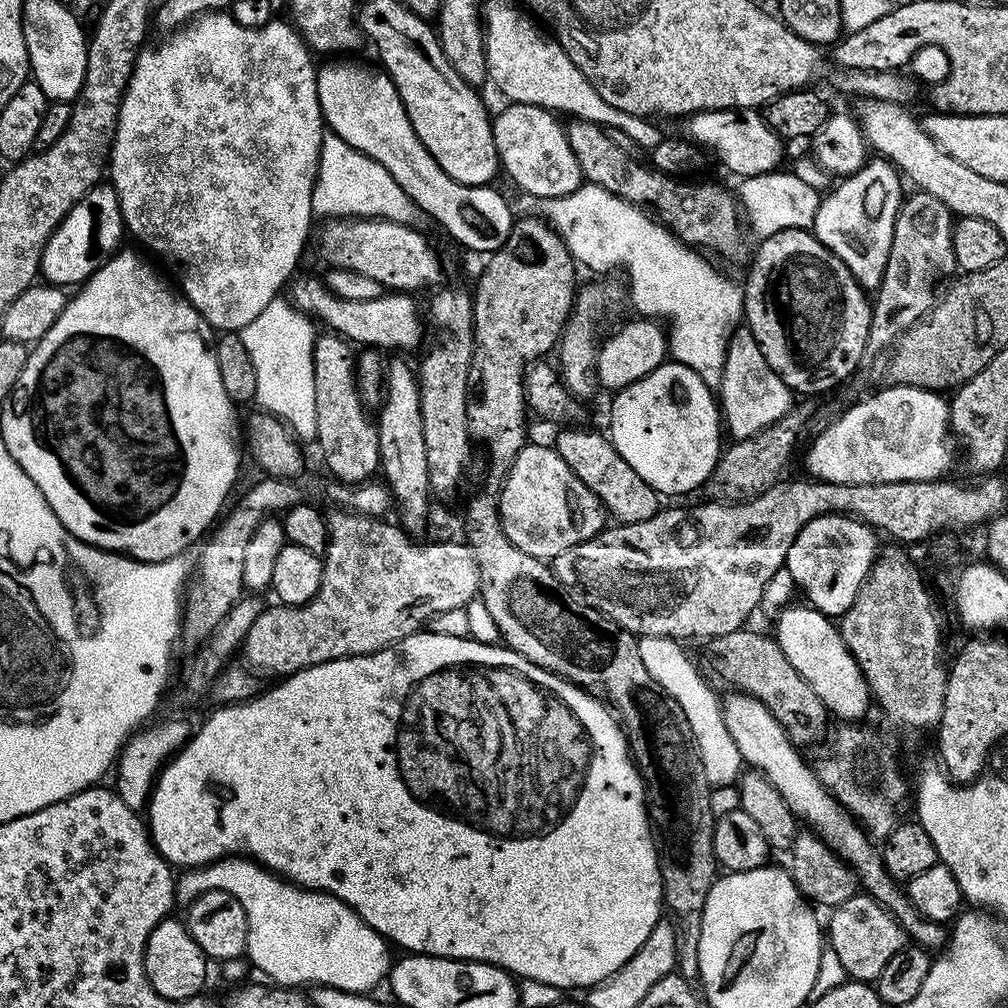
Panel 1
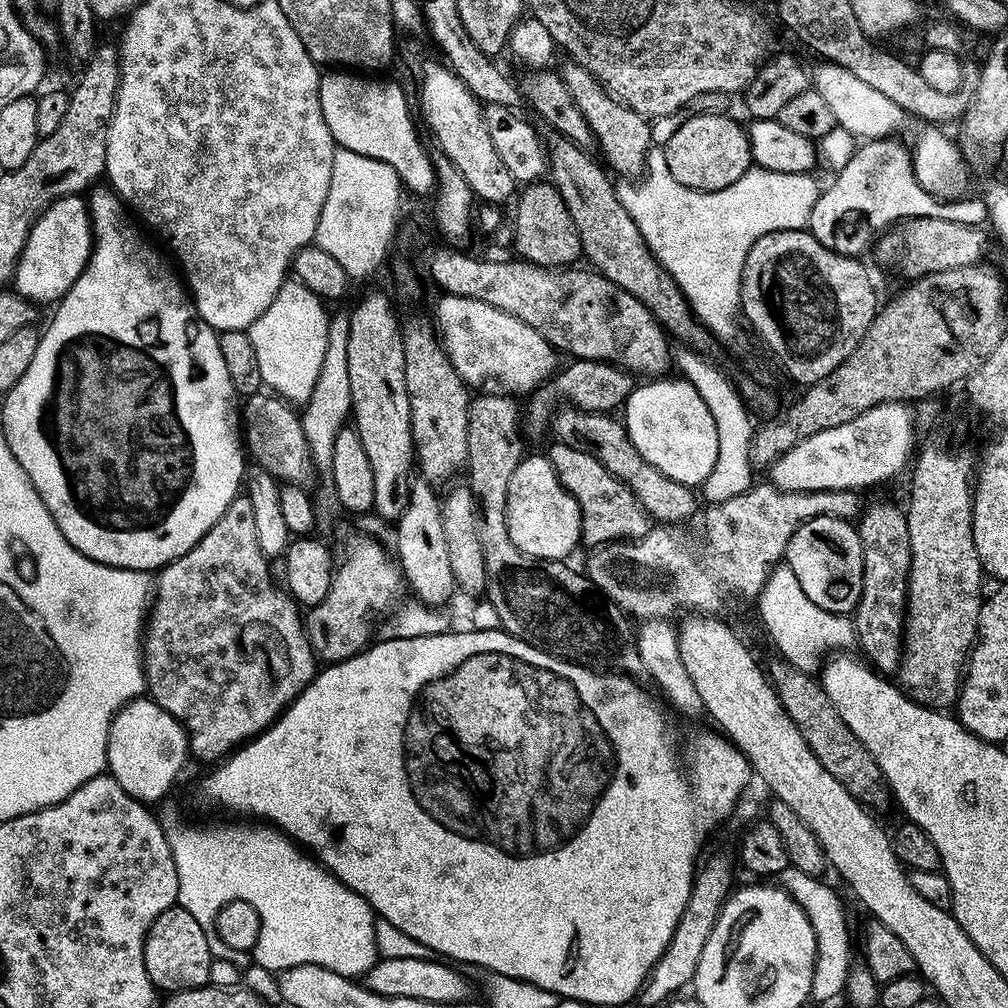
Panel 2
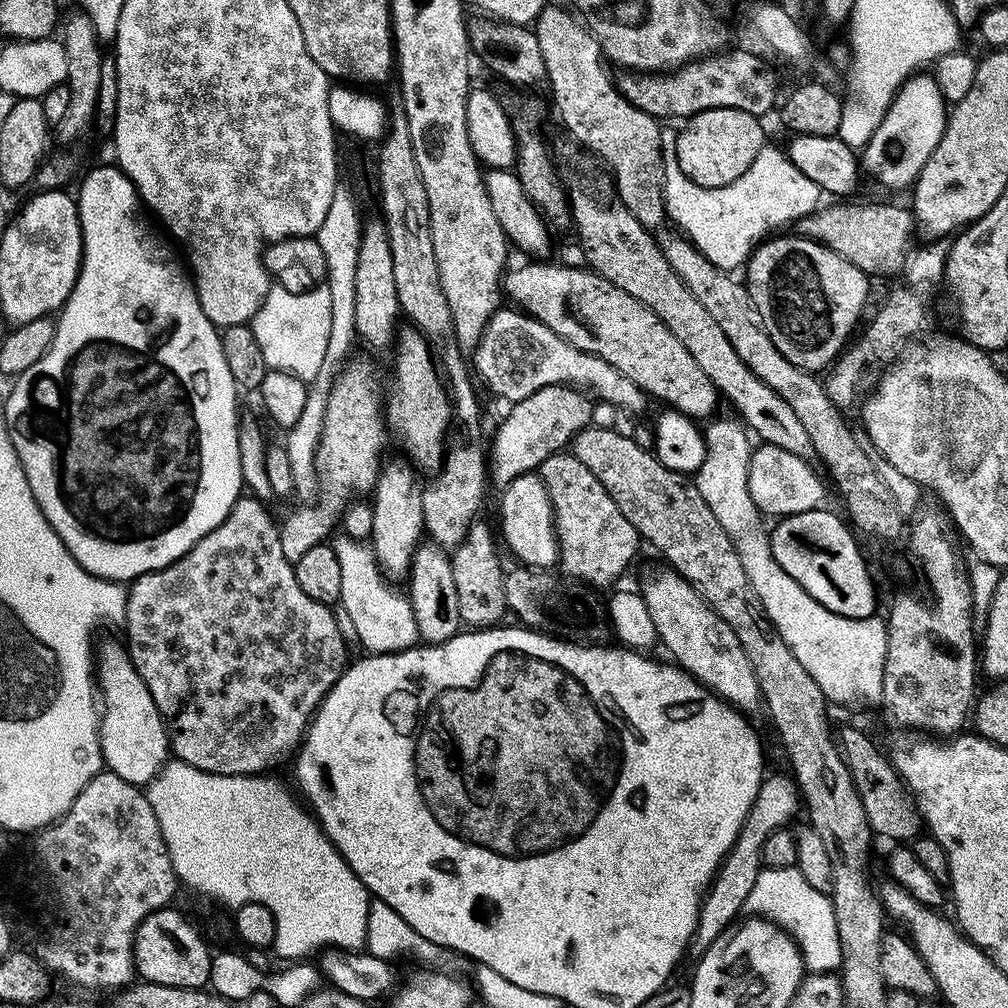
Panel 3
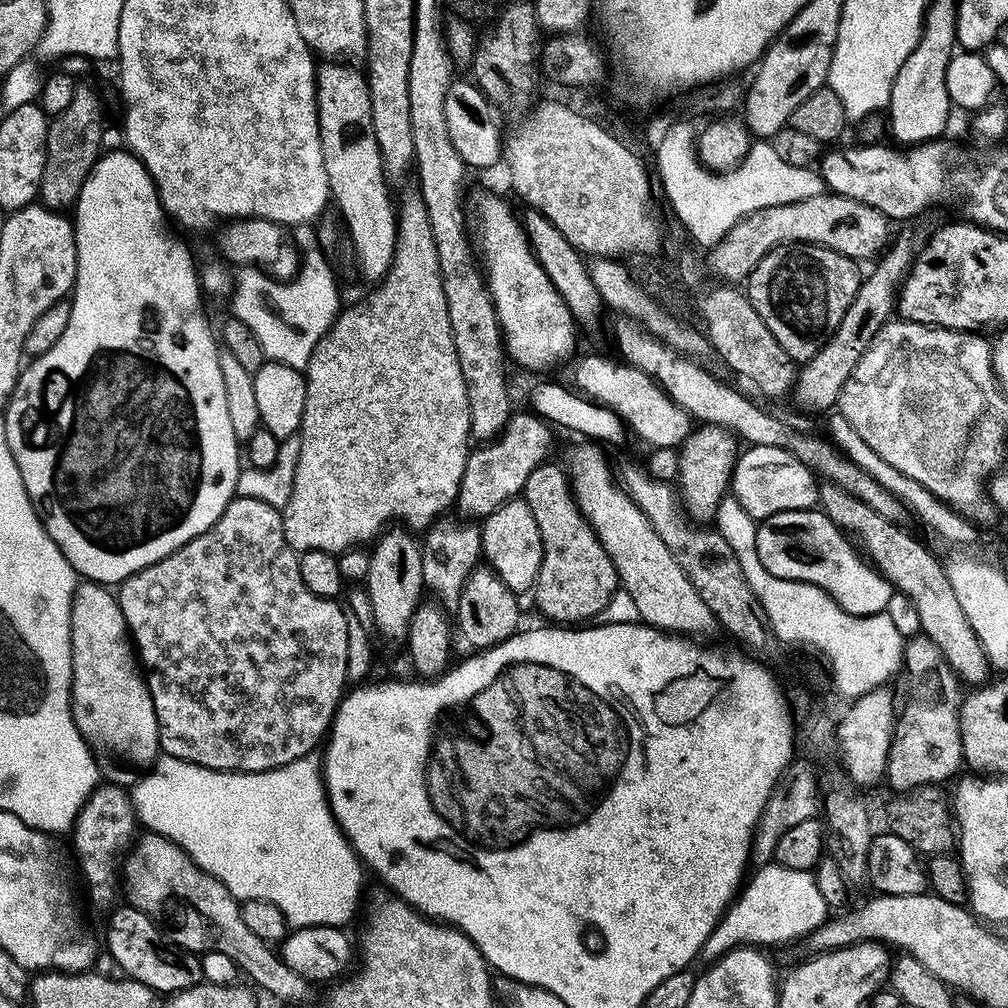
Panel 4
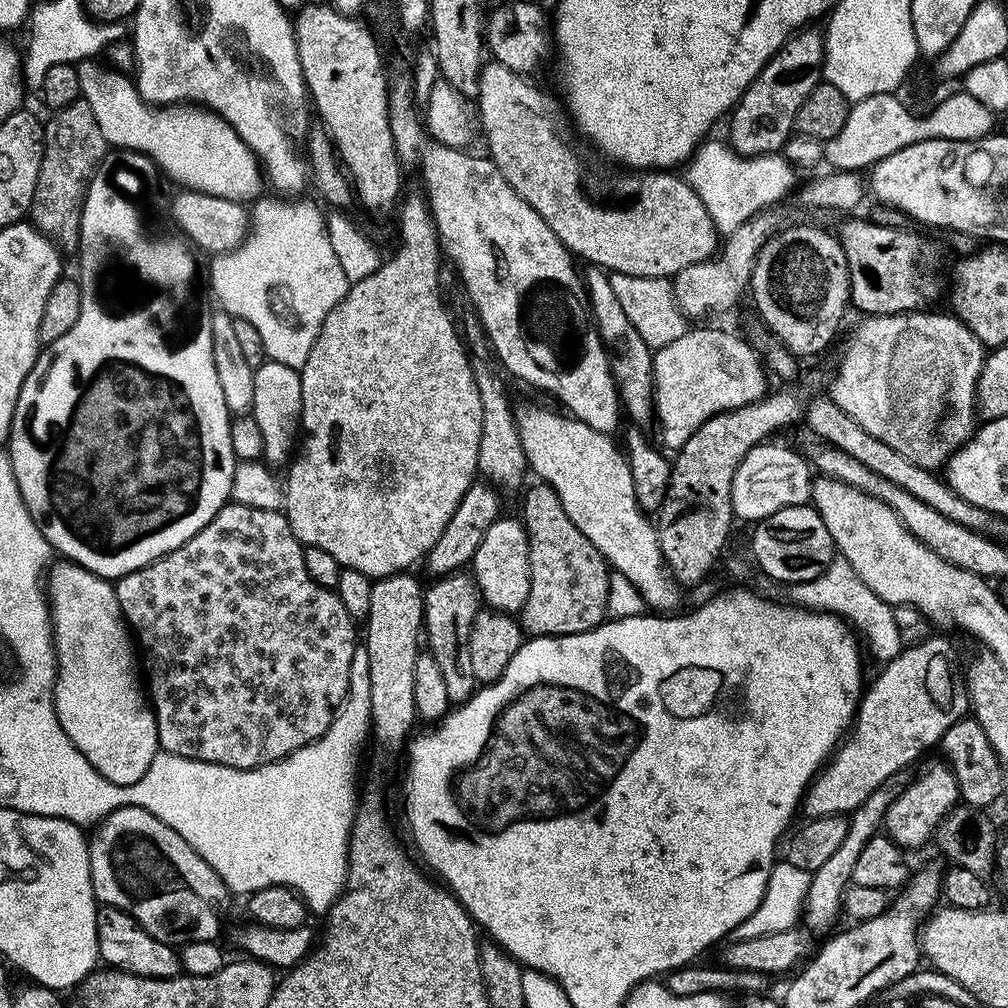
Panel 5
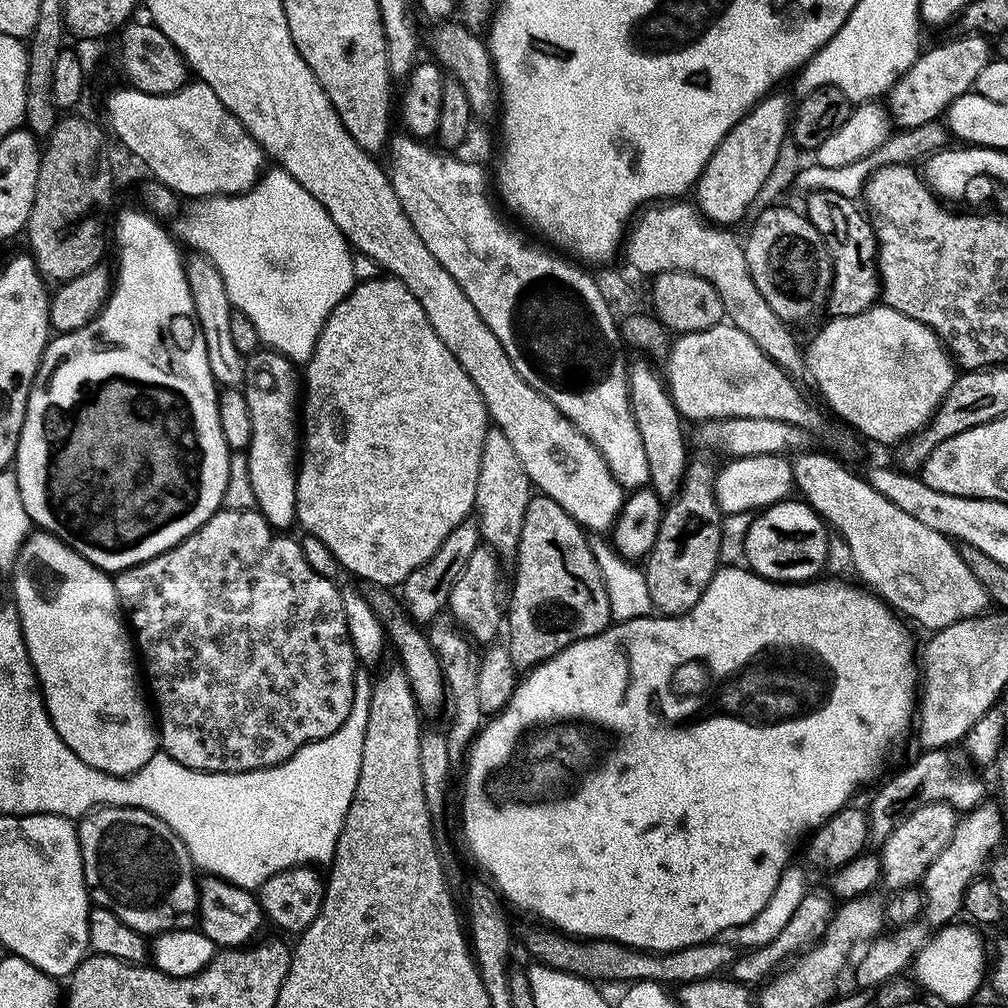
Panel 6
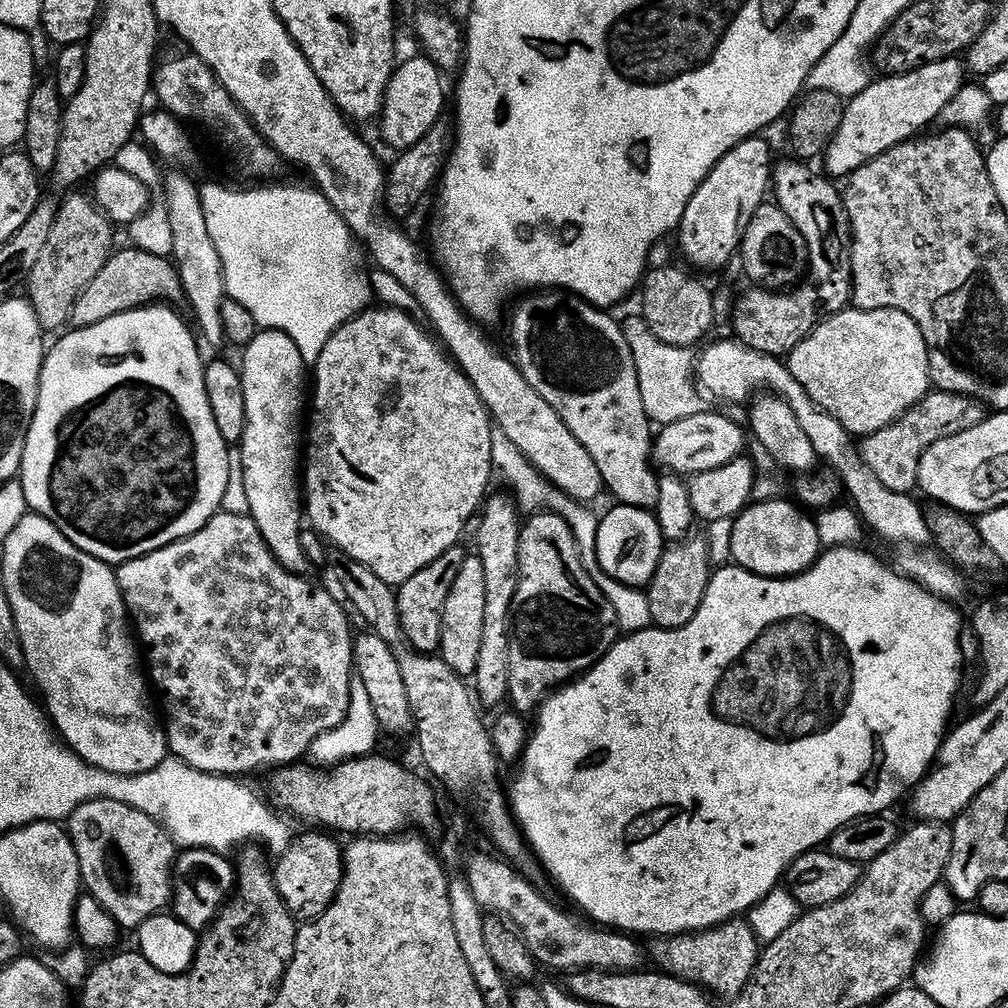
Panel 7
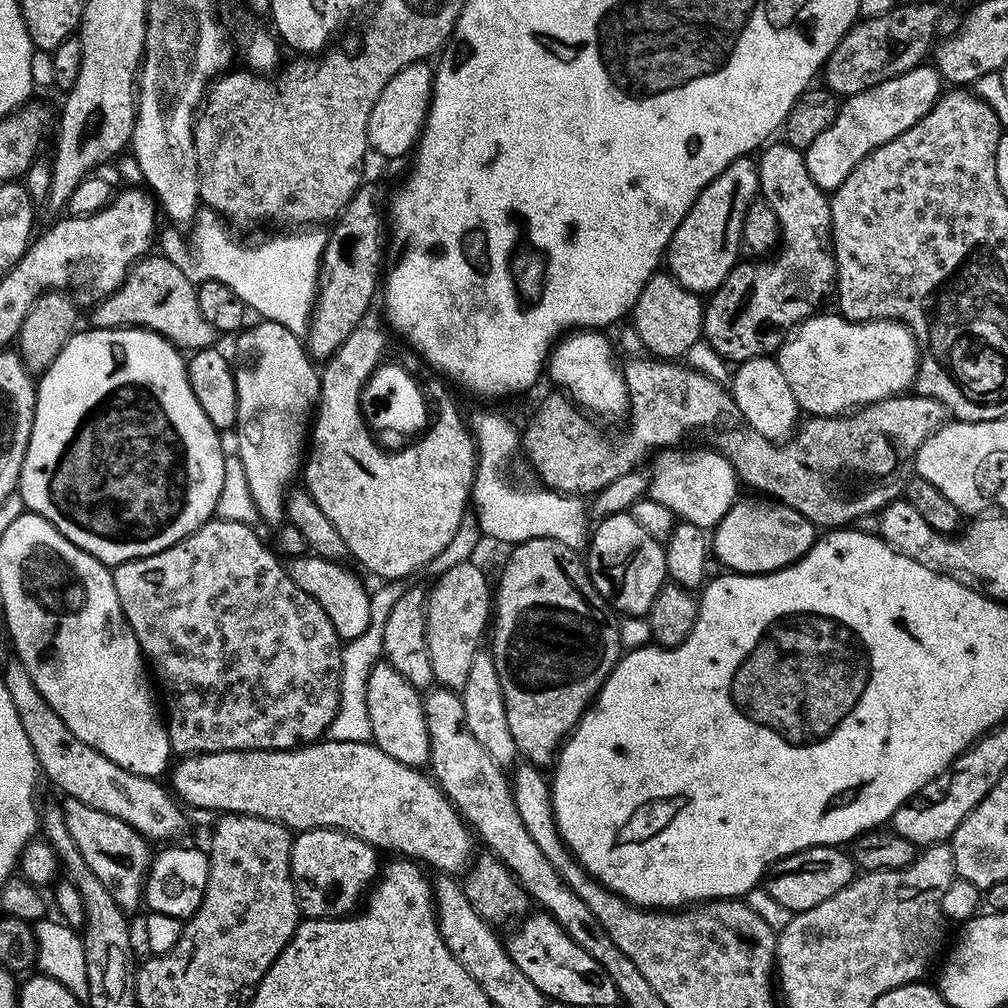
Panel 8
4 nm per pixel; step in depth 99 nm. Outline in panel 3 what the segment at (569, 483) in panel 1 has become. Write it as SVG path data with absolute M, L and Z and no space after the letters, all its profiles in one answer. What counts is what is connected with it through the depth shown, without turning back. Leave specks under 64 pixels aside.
M529 474L527 476L519 476L518 478L514 478L514 482L510 482L504 489L504 497L500 500L500 532L499 535L502 537L504 535L504 540L508 543L508 548L513 552L514 555L517 556L519 563L521 565L527 566L529 568L543 568L545 570L551 569L553 565L557 563L558 560L558 545L556 542L556 518L552 511L552 503L550 502L550 494L546 494L546 486L540 480L539 475Z

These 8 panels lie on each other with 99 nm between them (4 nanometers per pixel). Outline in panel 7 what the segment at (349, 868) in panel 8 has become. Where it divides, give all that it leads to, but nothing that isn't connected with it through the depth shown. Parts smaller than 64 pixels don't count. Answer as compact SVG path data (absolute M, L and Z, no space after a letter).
M324 830L304 831L308 832L302 833L301 836L293 835L289 839L283 852L275 857L274 863L271 865L272 881L282 898L282 902L286 904L289 911L300 922L307 922L315 916L321 916L328 909L344 873L344 857L342 855L341 841L336 841L335 838L337 839L337 837L335 835L329 834Z

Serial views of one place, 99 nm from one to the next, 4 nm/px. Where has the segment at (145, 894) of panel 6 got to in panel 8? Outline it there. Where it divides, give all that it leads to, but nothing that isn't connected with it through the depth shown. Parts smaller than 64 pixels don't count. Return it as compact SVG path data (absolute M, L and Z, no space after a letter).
M65 799L64 817L66 830L70 830L74 843L82 858L86 858L86 866L94 870L98 882L110 890L110 898L118 902L125 913L132 914L136 907L141 907L144 898L144 880L148 877L148 866L154 855L149 841L134 826L122 822L122 818L114 818L114 814L102 814L102 810L94 810L94 806L86 806L86 802Z

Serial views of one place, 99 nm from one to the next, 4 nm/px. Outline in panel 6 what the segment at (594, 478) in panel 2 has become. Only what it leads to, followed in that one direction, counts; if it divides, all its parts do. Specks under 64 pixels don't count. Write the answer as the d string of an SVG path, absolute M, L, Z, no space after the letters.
M543 494L533 495L530 506L526 506L526 518L522 521L522 538L518 542L514 557L516 581L512 584L512 601L509 604L507 601L506 604L506 632L508 628L506 647L512 663L516 665L517 669L535 668L537 664L541 664L544 660L548 660L554 654L561 652L568 644L596 636L599 632L604 632L613 623L613 618L610 614L610 598L606 594L606 586L604 585L604 573L600 572L595 558L596 556L591 553L589 533L580 527L580 523L574 518L570 518L570 514L566 514L566 510L562 510L562 506L558 506L558 502L554 502L549 496Z

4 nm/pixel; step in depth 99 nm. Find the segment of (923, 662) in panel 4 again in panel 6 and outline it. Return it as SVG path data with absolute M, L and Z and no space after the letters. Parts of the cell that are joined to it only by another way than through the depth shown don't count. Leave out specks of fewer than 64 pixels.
M943 802L924 804L899 817L883 837L884 849L879 849L878 852L883 887L892 888L888 890L903 890L919 885L924 879L930 862L934 862L934 858L938 858L938 854L946 850L956 829L957 819L956 809L951 804Z

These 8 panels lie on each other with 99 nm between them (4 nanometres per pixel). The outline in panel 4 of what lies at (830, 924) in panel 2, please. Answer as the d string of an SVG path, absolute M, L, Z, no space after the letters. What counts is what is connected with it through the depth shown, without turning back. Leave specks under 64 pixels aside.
M775 862L757 867L755 871L751 873L736 899L728 905L727 912L710 934L710 938L706 938L699 955L701 961L715 962L731 948L741 946L788 944L791 940L800 939L803 941L812 935L815 928L829 919L829 906L822 898L815 875L811 871L790 870Z

